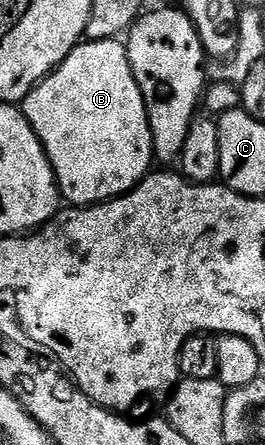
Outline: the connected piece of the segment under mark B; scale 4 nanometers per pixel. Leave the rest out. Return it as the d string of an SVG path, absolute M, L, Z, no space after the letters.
M119 39L88 40L76 45L46 79L40 81L22 102L24 117L42 142L56 175L60 195L69 205L90 208L139 186L154 168L150 122L146 118L146 102L138 82L132 77L128 49Z

